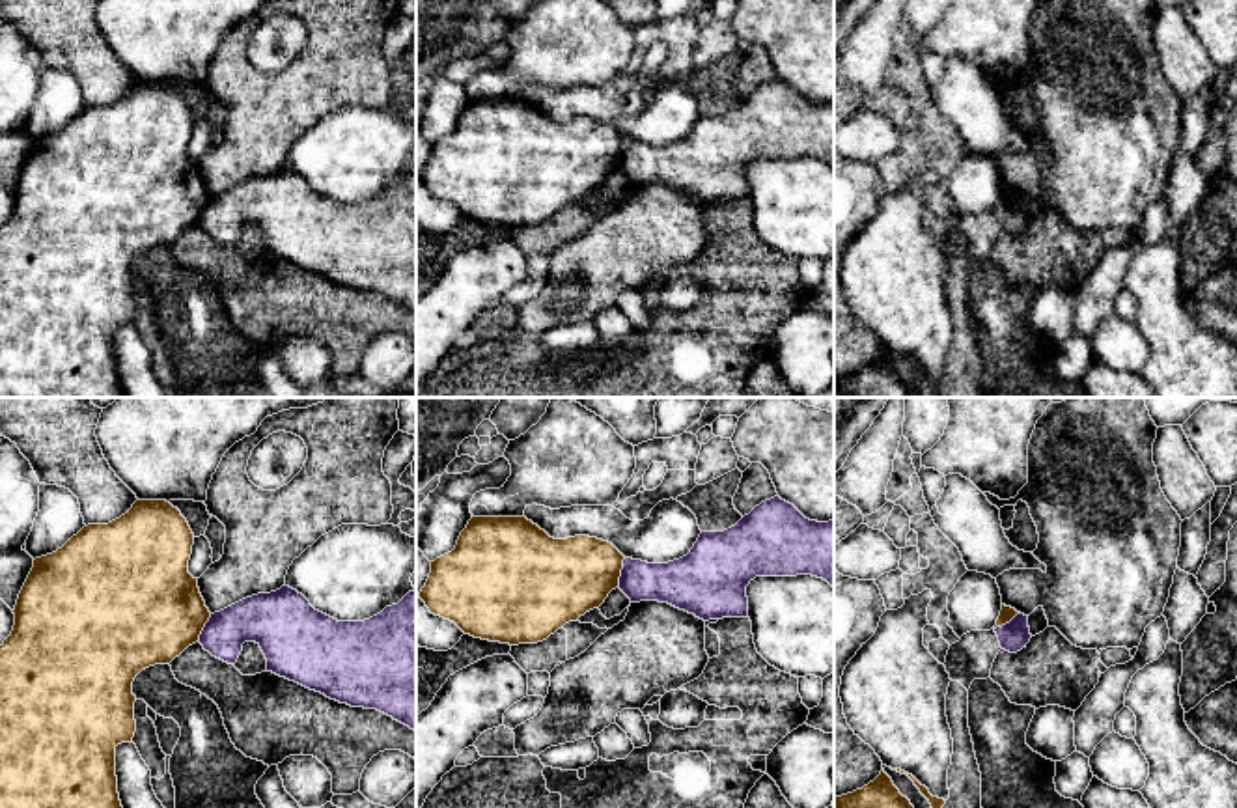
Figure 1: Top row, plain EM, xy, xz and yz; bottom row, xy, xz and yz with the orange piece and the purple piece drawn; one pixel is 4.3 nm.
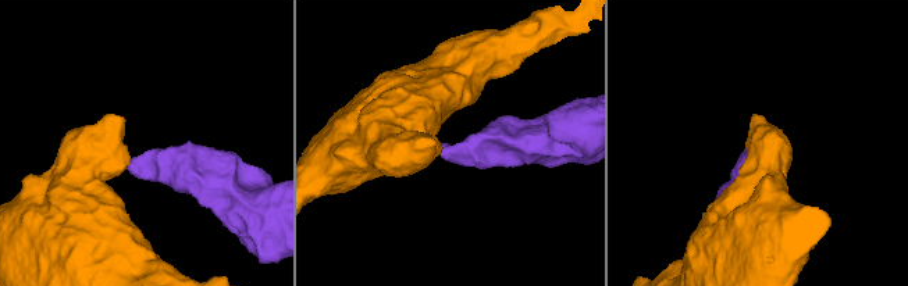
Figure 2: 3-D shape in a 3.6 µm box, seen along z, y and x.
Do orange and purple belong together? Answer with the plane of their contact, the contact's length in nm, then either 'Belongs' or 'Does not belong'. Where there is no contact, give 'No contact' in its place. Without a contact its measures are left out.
Touches orange in xz. Shared border 130 nm. Does not belong

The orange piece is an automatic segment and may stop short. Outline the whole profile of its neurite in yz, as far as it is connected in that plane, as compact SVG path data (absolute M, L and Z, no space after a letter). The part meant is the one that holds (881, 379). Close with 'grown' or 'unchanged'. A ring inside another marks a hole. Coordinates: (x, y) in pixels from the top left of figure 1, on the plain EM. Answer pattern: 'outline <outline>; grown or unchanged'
outline M883 351L862 371L834 379L834 397L914 397L914 388Z; unchanged

